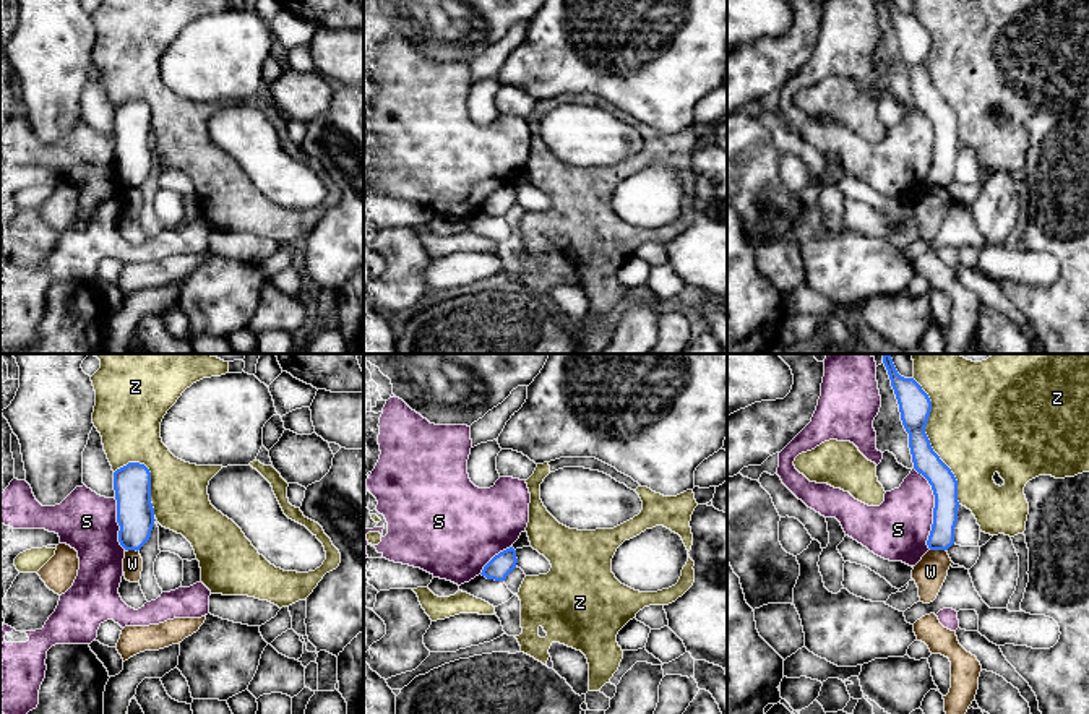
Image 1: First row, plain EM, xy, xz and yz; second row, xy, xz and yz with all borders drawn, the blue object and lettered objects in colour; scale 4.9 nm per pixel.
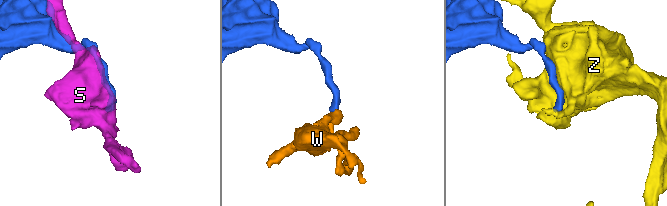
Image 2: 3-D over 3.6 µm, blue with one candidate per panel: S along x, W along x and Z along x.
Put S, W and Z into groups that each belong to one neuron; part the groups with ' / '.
S / W / Z

